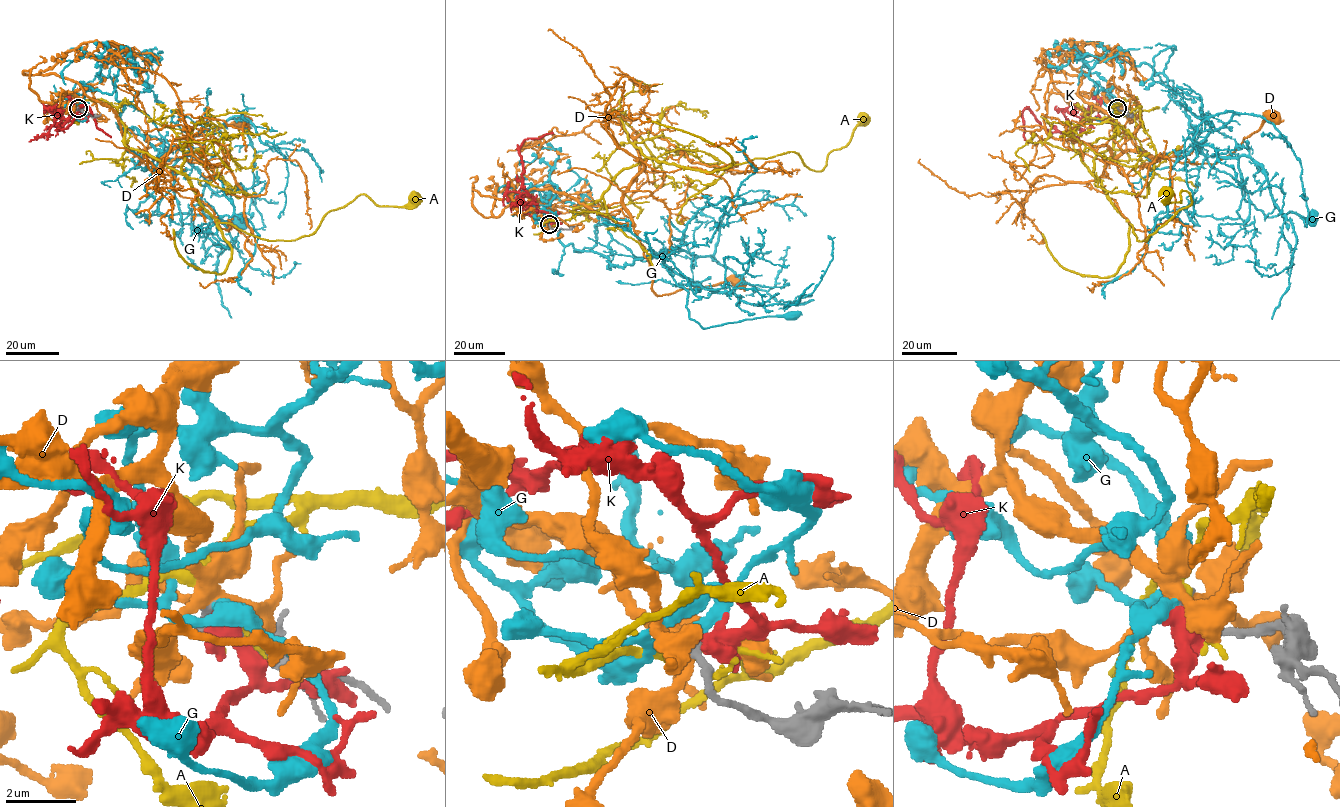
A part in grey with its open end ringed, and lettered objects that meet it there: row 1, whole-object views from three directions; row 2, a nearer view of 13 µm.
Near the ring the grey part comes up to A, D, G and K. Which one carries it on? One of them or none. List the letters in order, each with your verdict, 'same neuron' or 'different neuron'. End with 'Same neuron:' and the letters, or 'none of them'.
A: different neuron
D: different neuron
G: same neuron
K: different neuron
Same neuron: G

